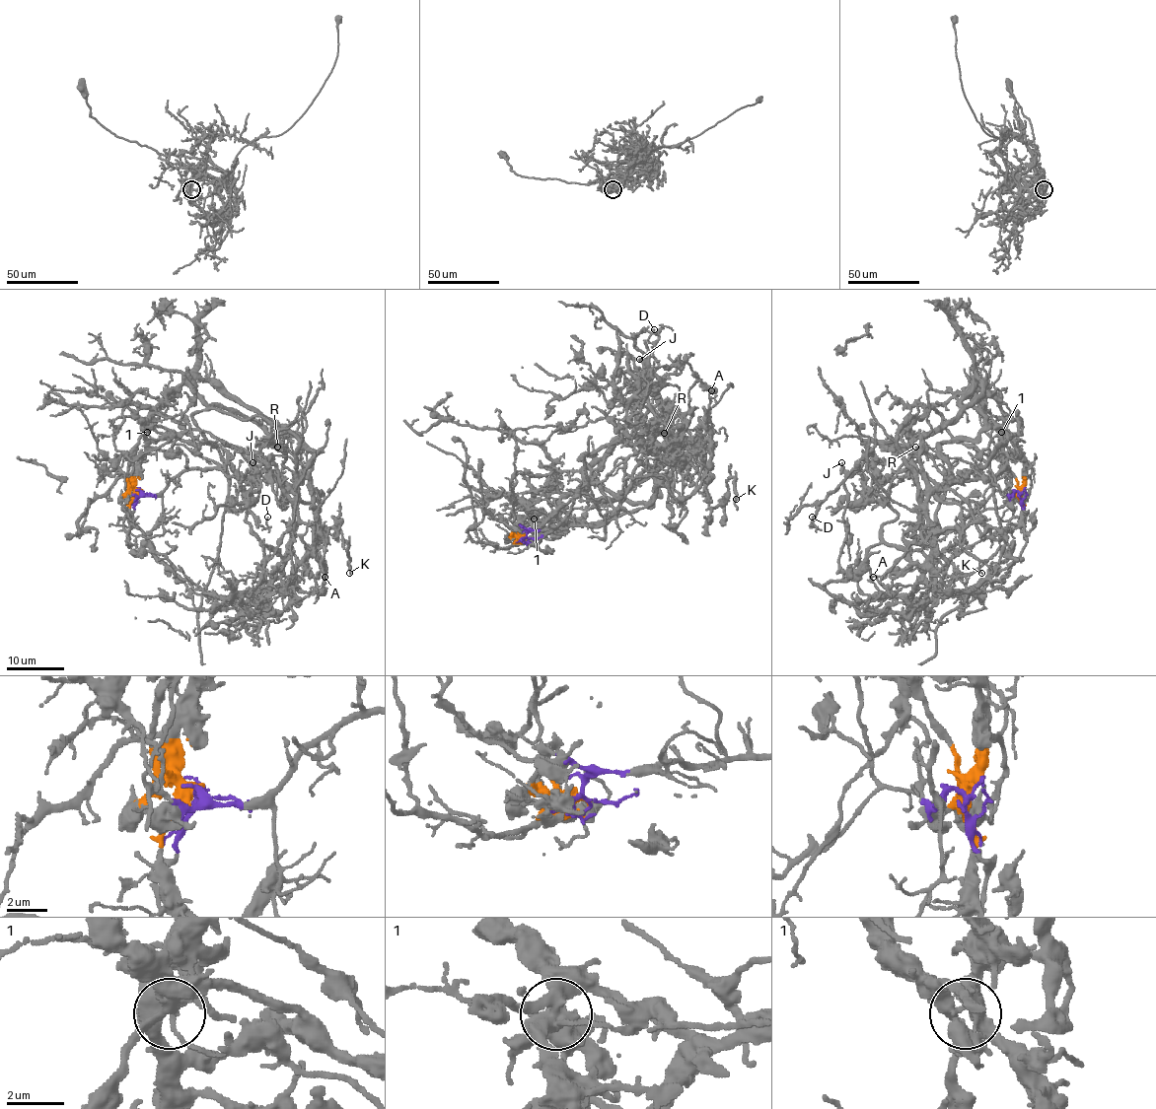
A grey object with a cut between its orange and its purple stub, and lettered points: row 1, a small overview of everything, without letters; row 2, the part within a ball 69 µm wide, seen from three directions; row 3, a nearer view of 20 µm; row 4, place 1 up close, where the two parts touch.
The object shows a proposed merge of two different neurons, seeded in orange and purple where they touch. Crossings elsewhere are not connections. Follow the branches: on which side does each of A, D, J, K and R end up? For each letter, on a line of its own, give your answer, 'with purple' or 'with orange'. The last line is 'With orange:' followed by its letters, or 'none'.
A: with orange
D: with orange
J: with orange
K: with orange
R: with orange
With orange: A, D, J, K, R

